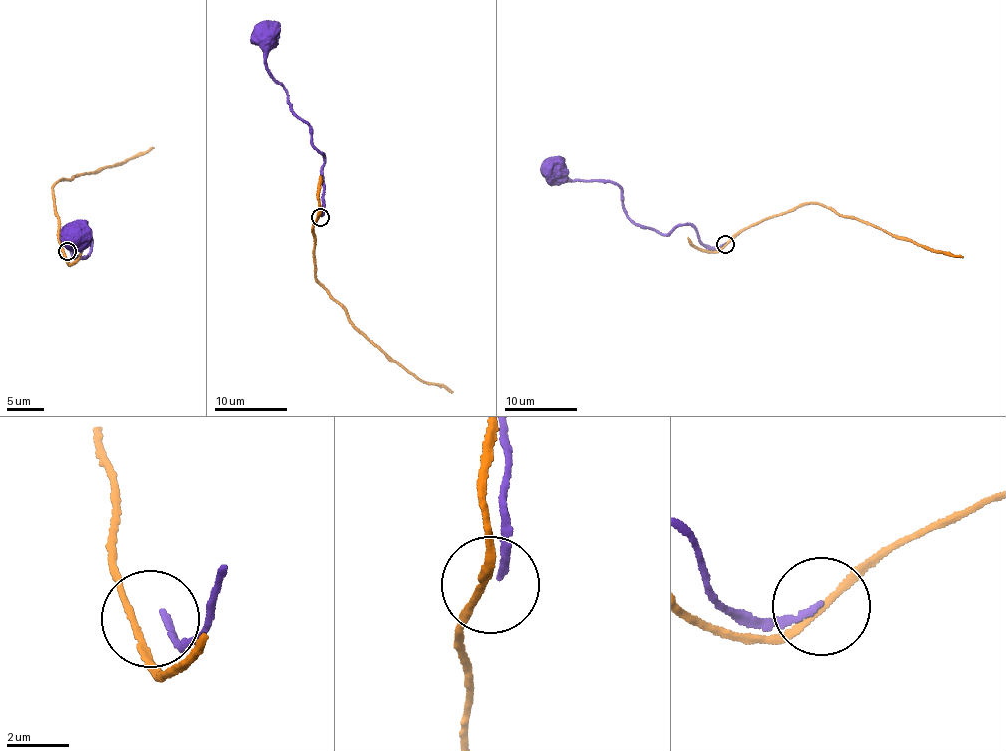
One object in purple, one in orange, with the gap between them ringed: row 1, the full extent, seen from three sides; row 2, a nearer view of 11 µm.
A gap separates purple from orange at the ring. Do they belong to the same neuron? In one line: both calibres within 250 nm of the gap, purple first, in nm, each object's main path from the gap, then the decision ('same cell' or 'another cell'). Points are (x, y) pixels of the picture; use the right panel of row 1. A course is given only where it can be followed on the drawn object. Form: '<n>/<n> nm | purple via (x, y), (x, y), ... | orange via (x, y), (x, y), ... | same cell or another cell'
190/180 nm | purple via (724, 245), (707, 247), (689, 224), (665, 234), (640, 227), (624, 211), (615, 183), (573, 181), (560, 167) | orange via (726, 243), (762, 220), (814, 202), (935, 251), (962, 257) | another cell

